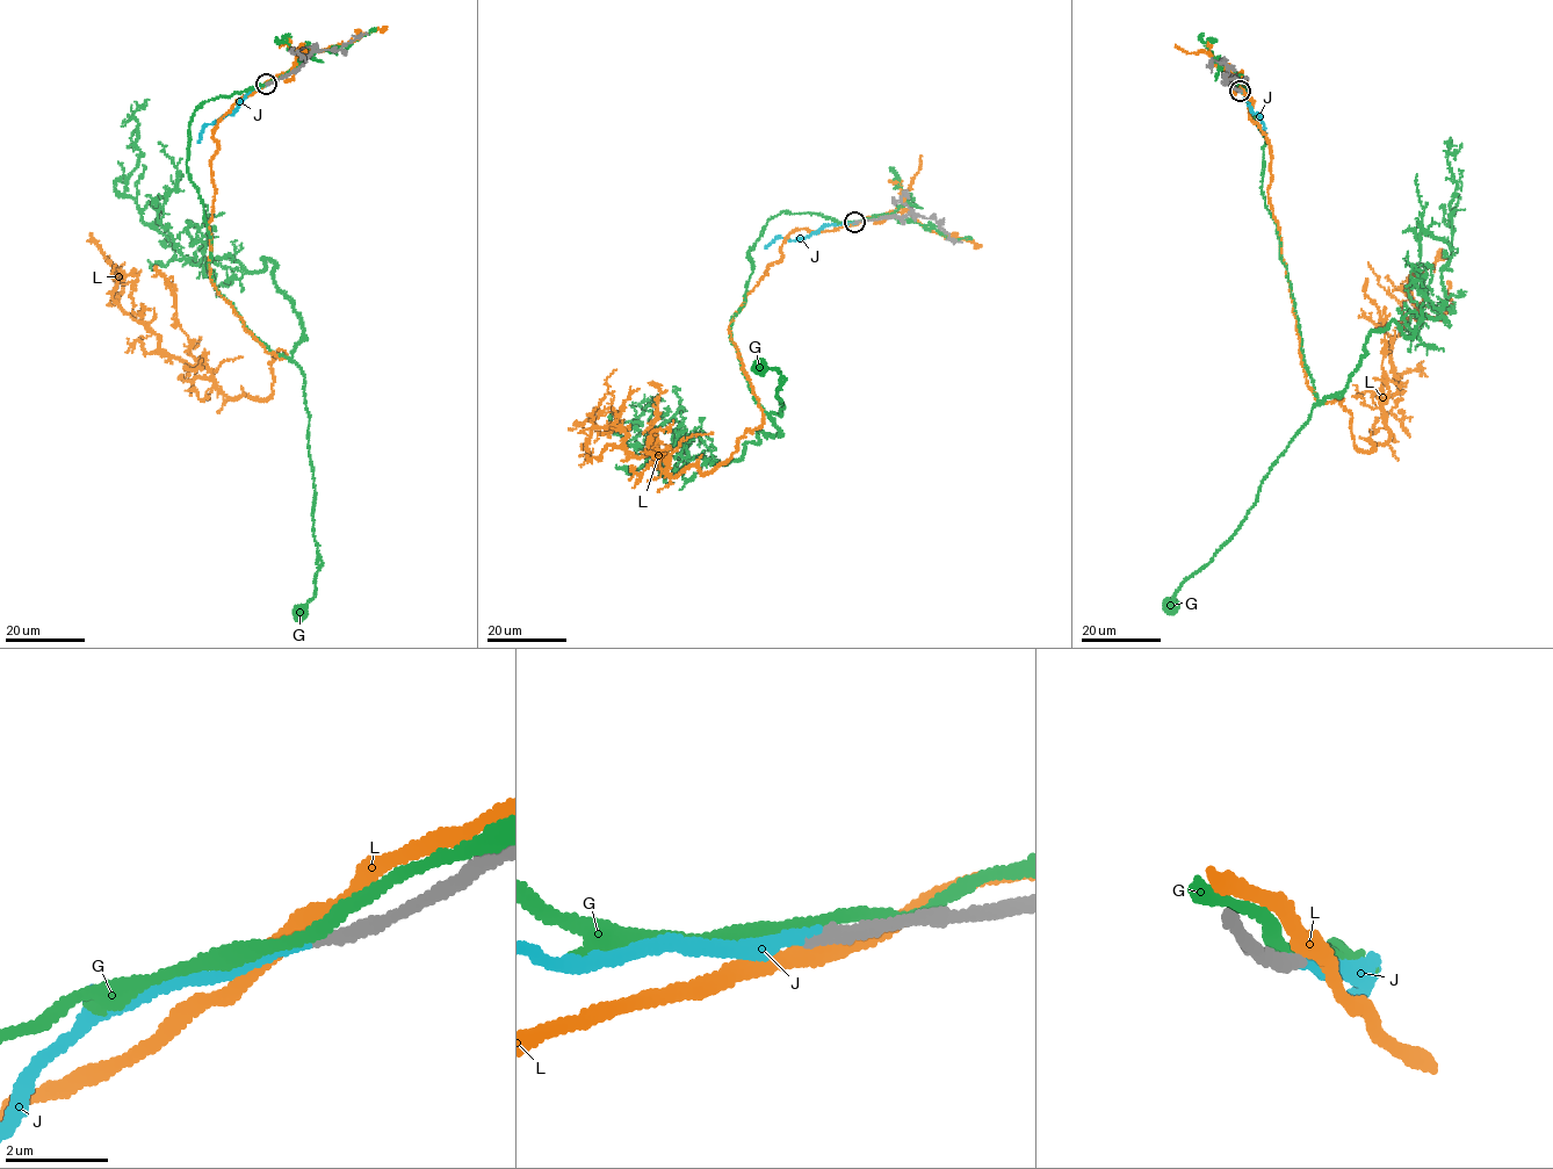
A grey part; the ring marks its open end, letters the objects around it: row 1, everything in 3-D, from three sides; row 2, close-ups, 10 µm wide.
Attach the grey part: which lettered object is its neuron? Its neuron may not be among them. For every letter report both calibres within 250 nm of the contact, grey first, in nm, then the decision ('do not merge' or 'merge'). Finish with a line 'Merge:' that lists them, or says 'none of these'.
G: calibres 300 and 240 nm; do not merge
J: calibres 280 and 220 nm; merge
L: calibres 280 and 360 nm; do not merge
Merge: J

